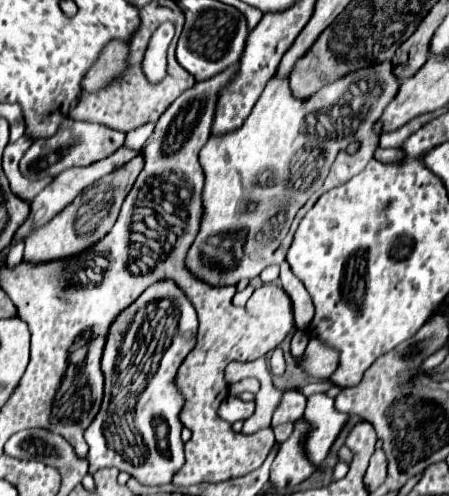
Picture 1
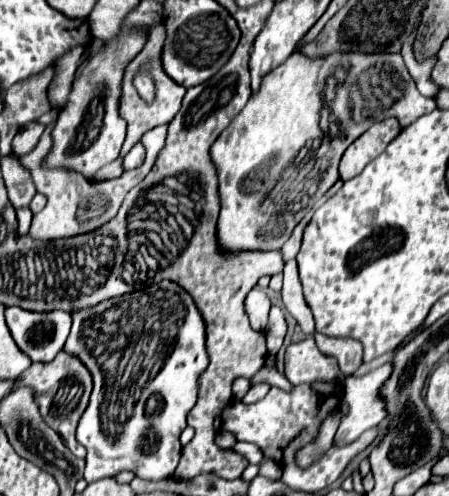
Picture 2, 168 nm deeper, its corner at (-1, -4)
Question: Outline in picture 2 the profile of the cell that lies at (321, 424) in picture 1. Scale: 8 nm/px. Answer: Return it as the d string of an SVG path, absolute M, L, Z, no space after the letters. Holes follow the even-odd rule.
M392 362L356 378L348 376L343 381L343 400L349 405L349 413L342 418L336 432L336 444L350 444L362 432L378 426L386 418L386 404L380 398L384 380L392 374Z

